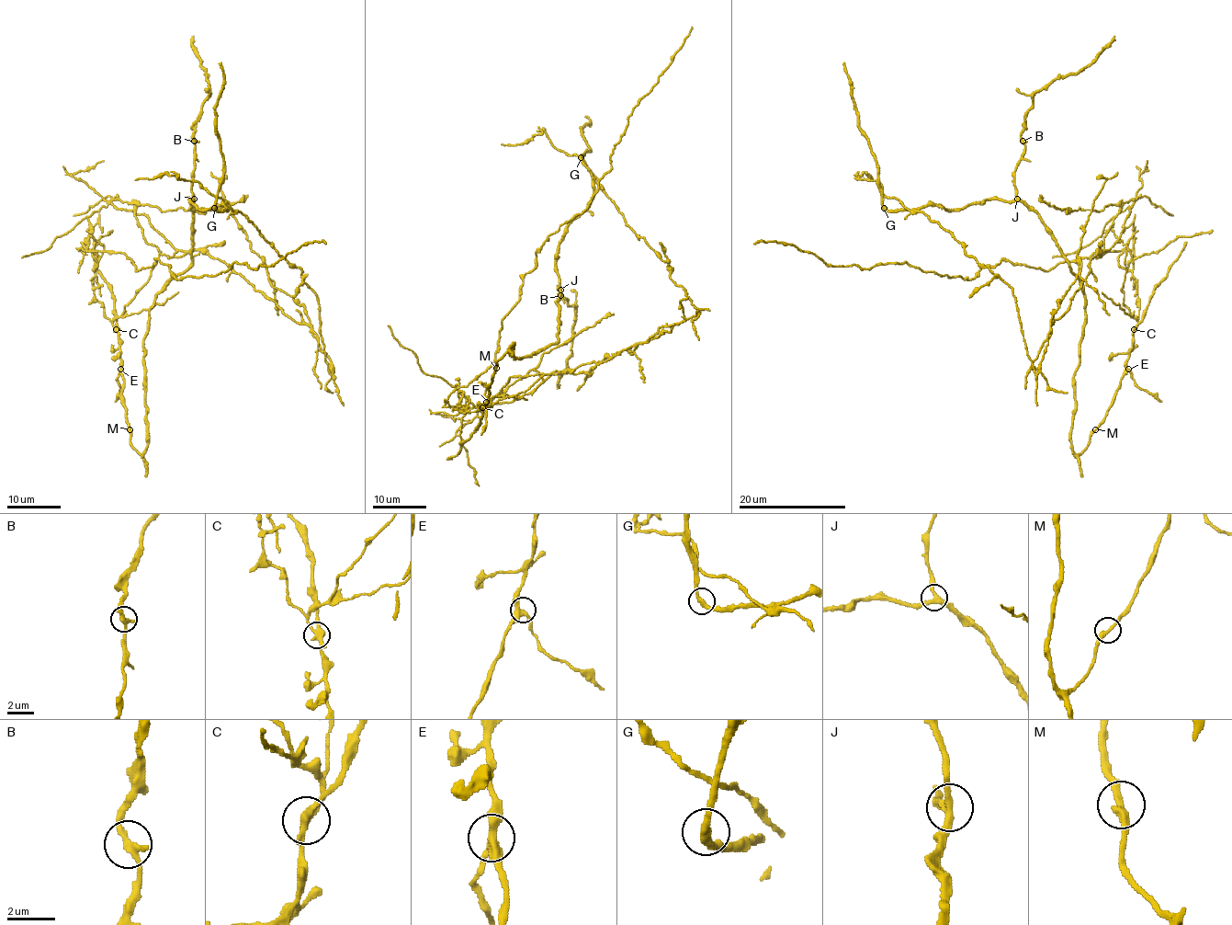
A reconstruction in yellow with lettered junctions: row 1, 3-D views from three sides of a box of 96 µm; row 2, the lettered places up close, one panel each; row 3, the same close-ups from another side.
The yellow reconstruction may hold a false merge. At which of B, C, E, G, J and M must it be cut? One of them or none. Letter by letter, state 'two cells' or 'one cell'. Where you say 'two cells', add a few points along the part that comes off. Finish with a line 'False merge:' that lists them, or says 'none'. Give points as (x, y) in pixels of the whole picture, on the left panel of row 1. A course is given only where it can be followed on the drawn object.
B: one cell
C: two cells; course (117, 330), (88, 220), (108, 204), (223, 260), (305, 323), (331, 371), (301, 271), (196, 182), (135, 179)
E: one cell
G: one cell
J: one cell
M: one cell
False merge: C

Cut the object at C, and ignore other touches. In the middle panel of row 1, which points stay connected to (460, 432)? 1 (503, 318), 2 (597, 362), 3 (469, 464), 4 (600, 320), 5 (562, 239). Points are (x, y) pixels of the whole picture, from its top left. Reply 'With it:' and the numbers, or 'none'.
With it: 1, 2, 3, 4

